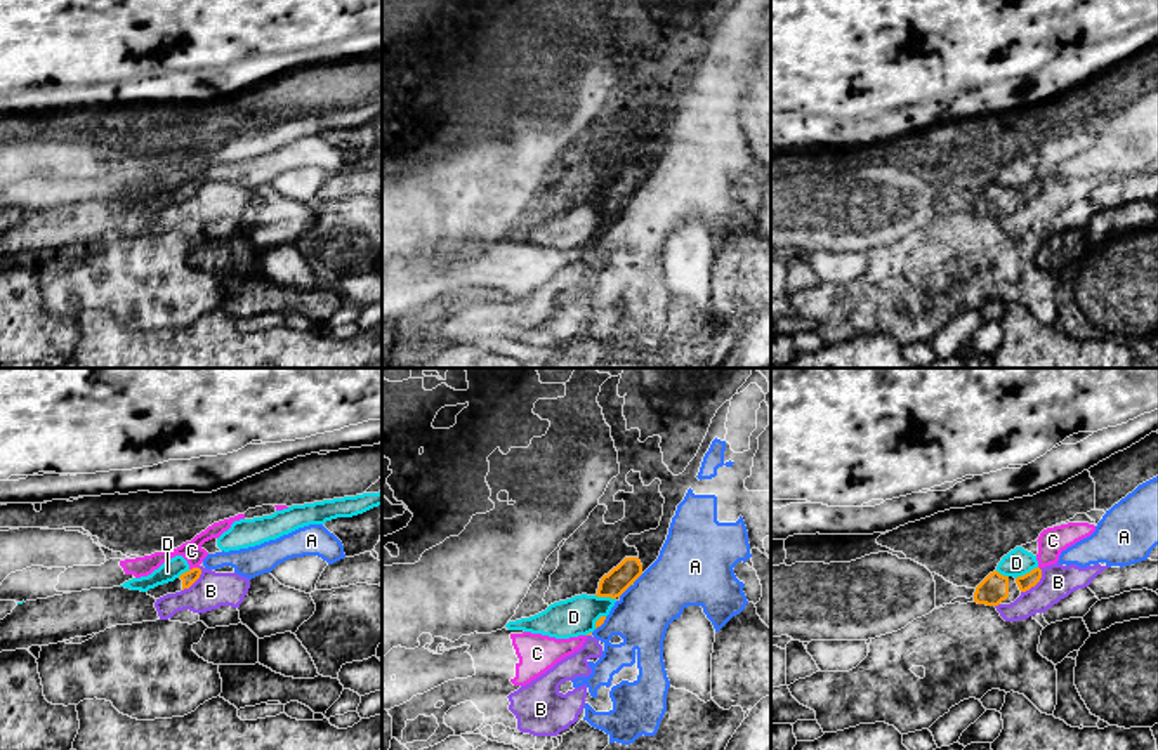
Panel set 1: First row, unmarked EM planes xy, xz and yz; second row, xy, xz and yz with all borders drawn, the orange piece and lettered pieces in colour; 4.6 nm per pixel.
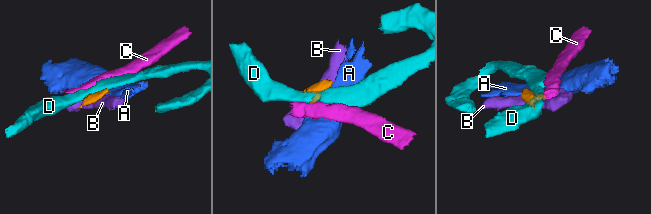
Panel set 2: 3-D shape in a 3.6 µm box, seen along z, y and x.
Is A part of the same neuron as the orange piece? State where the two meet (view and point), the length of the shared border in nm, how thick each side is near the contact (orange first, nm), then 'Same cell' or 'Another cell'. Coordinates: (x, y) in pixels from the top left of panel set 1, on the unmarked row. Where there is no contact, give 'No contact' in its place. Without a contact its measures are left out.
Touches orange at xz (631, 195). Shared border 160 nm. Thickness 120 nm (orange) against 280 nm. Another cell

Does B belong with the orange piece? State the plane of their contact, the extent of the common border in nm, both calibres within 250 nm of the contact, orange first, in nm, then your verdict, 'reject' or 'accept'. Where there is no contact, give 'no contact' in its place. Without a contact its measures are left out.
yz | 150 nm | 70/160 nm | reject

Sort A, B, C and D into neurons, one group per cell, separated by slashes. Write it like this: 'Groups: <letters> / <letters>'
Groups: A / B / C / D

